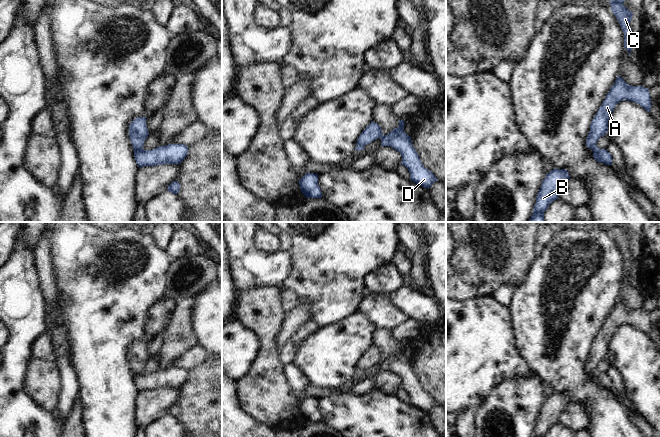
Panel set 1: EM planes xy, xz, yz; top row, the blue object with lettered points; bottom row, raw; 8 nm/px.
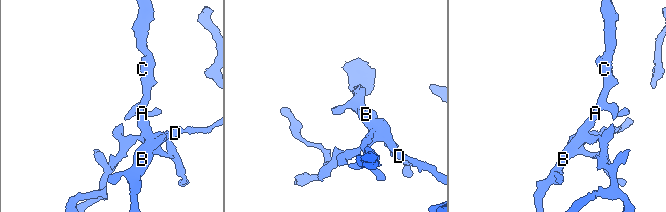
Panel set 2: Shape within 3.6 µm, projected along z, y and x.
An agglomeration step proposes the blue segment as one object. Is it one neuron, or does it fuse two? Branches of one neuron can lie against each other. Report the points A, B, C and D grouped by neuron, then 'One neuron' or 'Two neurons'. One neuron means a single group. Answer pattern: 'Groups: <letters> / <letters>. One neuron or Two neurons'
Groups: A B C / D. Two neurons

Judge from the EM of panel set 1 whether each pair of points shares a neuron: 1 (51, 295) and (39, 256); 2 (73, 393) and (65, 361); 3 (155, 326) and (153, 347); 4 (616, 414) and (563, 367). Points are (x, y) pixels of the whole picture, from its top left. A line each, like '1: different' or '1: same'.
1: same
2: same
3: different
4: same

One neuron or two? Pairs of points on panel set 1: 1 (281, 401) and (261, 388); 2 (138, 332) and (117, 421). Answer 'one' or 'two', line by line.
1: one
2: one

